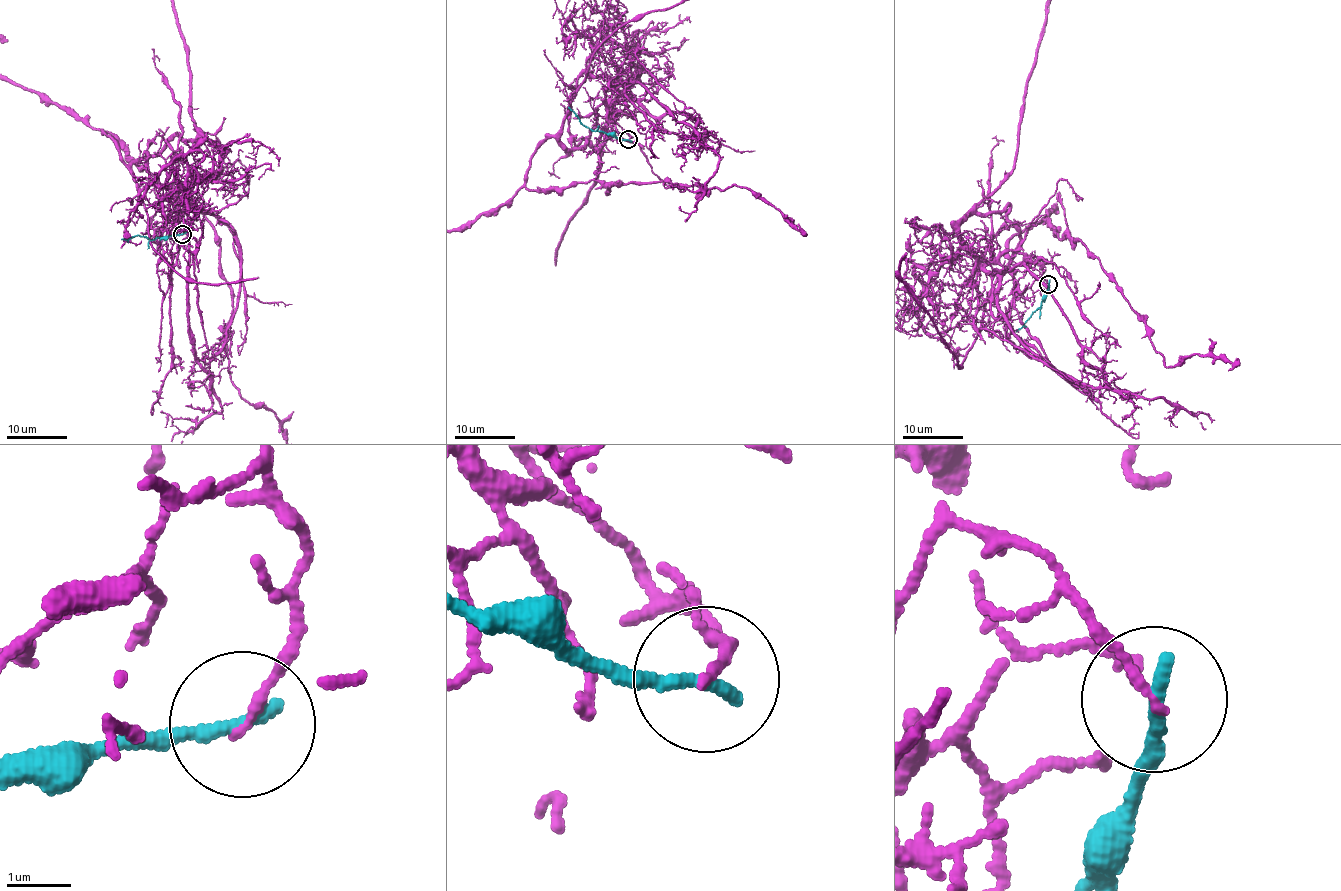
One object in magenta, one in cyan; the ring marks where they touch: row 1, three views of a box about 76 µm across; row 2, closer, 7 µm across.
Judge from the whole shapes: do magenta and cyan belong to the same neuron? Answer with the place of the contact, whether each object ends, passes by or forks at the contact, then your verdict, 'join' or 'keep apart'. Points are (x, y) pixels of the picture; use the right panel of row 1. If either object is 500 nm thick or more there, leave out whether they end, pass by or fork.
(1048, 284) | magenta ends | cyan ends | keep apart

